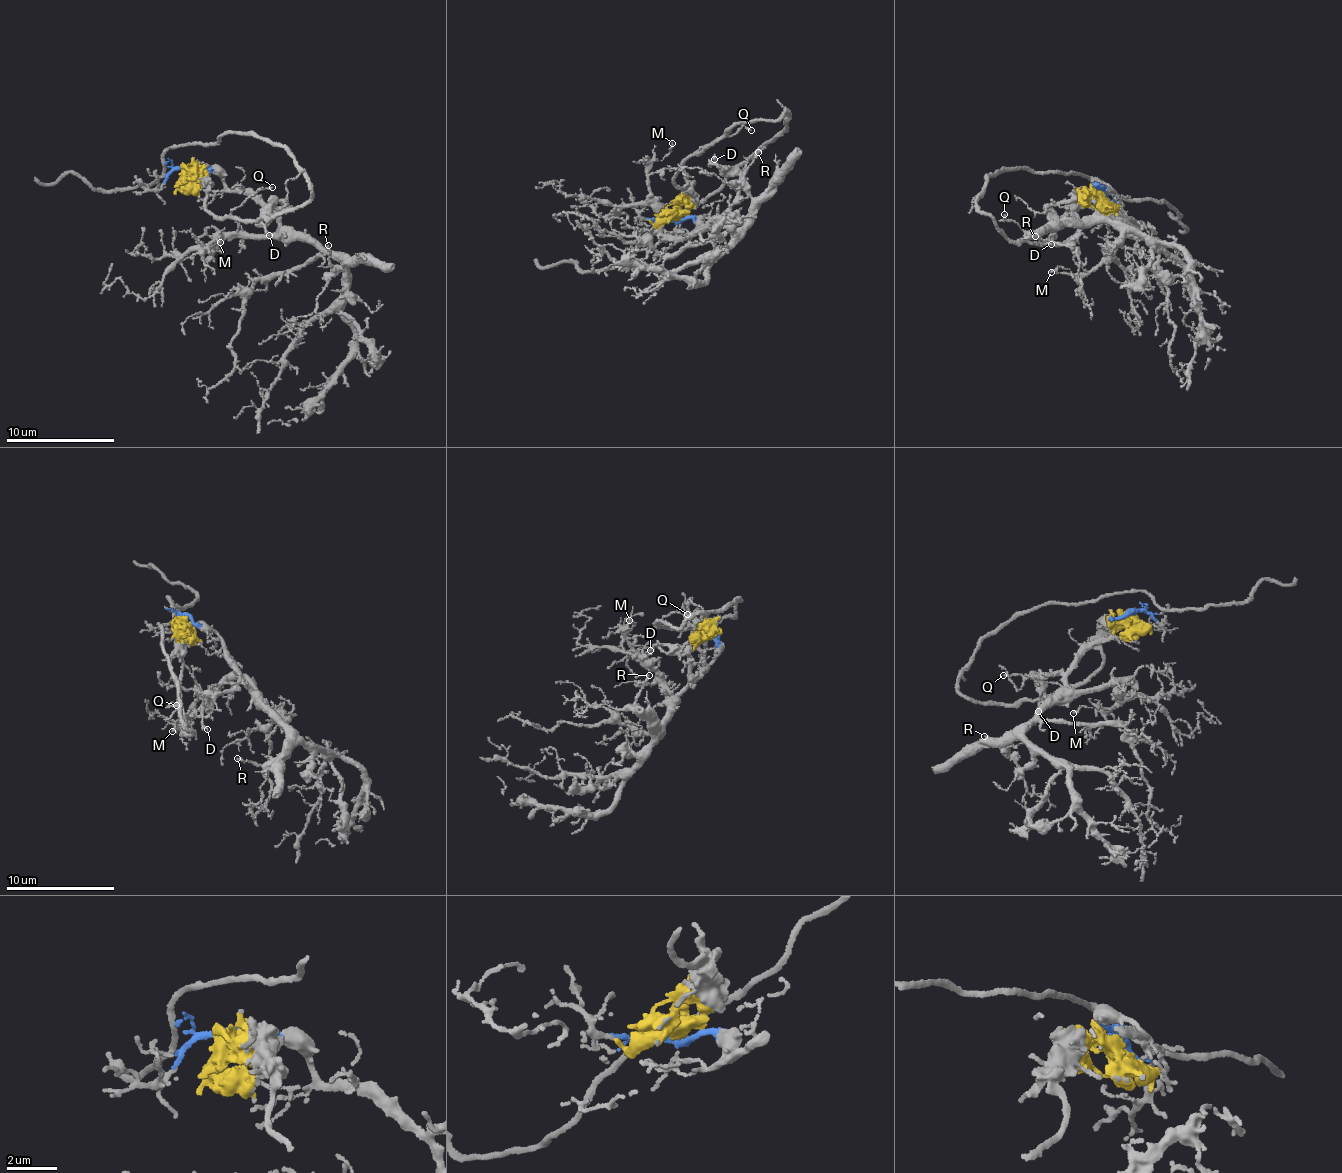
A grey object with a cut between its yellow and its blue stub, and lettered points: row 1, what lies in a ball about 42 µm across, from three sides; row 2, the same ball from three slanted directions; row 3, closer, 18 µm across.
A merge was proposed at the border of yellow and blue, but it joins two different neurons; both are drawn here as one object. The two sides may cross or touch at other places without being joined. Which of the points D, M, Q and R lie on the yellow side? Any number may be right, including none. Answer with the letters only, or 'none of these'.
Q

